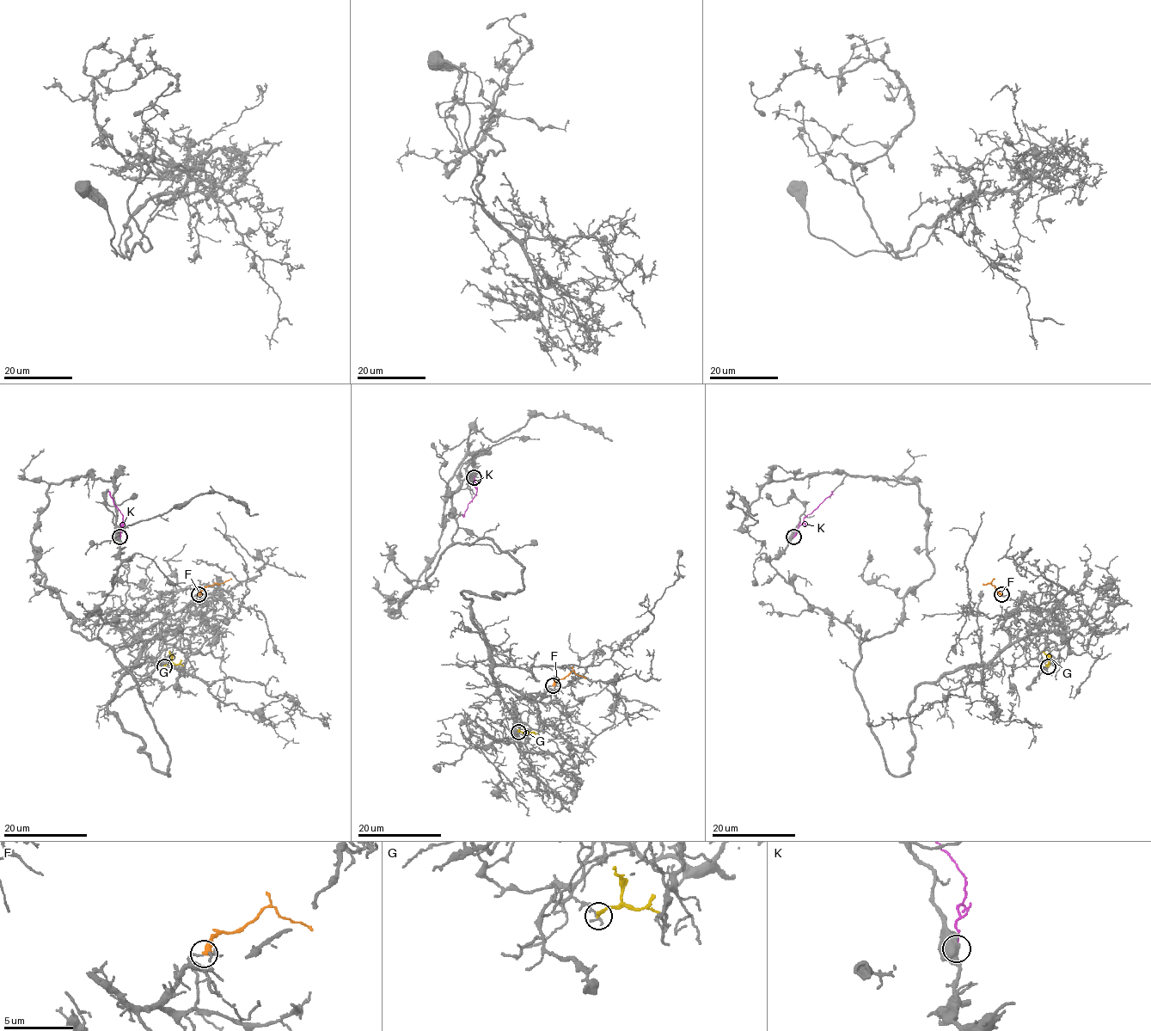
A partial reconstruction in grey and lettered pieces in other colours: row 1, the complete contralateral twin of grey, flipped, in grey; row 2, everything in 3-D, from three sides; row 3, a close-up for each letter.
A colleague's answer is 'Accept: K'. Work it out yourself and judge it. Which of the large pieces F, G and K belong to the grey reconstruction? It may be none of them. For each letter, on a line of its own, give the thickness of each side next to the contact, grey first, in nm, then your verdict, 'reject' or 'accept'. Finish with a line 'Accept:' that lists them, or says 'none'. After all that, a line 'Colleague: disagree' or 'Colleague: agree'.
F: calibres 150 and 420 nm; accept
G: calibres 220 and 240 nm; reject
K: calibres 750 and 190 nm; reject
Accept: F
Colleague: disagree

